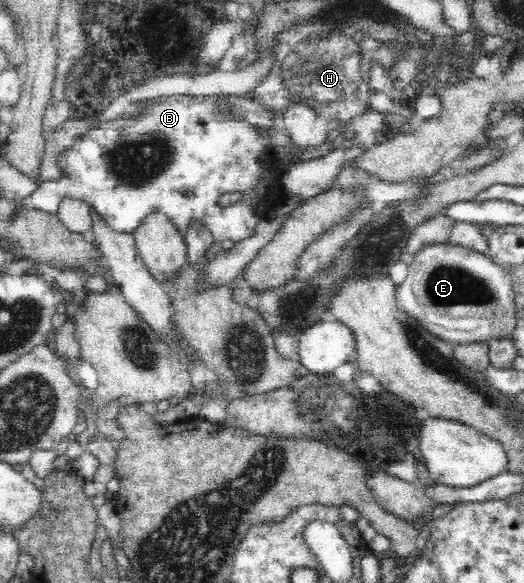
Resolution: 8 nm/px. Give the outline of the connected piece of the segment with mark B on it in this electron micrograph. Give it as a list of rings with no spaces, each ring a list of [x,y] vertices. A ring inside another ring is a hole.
[[[161,95],[133,121],[123,119],[121,115],[113,120],[99,121],[94,128],[81,135],[74,145],[55,159],[56,172],[61,173],[61,177],[57,181],[43,181],[31,195],[22,199],[21,208],[55,214],[60,201],[65,196],[71,196],[87,202],[92,211],[103,216],[111,229],[123,235],[132,234],[145,217],[160,211],[170,218],[181,234],[189,229],[189,223],[200,223],[208,228],[215,242],[226,244],[229,239],[237,242],[255,233],[264,208],[281,201],[281,194],[275,186],[277,177],[270,181],[264,196],[257,196],[253,188],[261,173],[272,167],[266,159],[269,143],[265,130],[259,132],[259,127],[245,118],[229,114],[227,104],[219,100],[219,96]],[[235,191],[242,193],[237,203],[228,207],[219,206],[217,201],[223,193]]]

